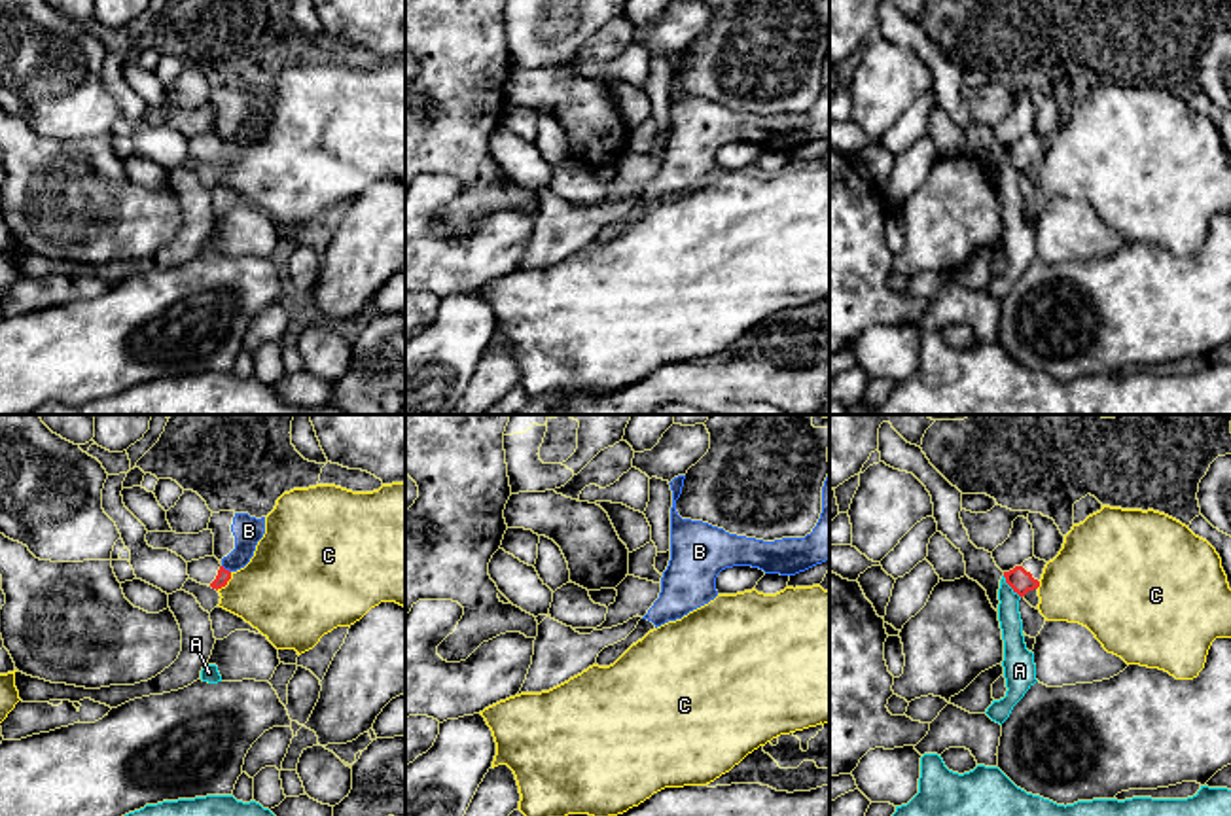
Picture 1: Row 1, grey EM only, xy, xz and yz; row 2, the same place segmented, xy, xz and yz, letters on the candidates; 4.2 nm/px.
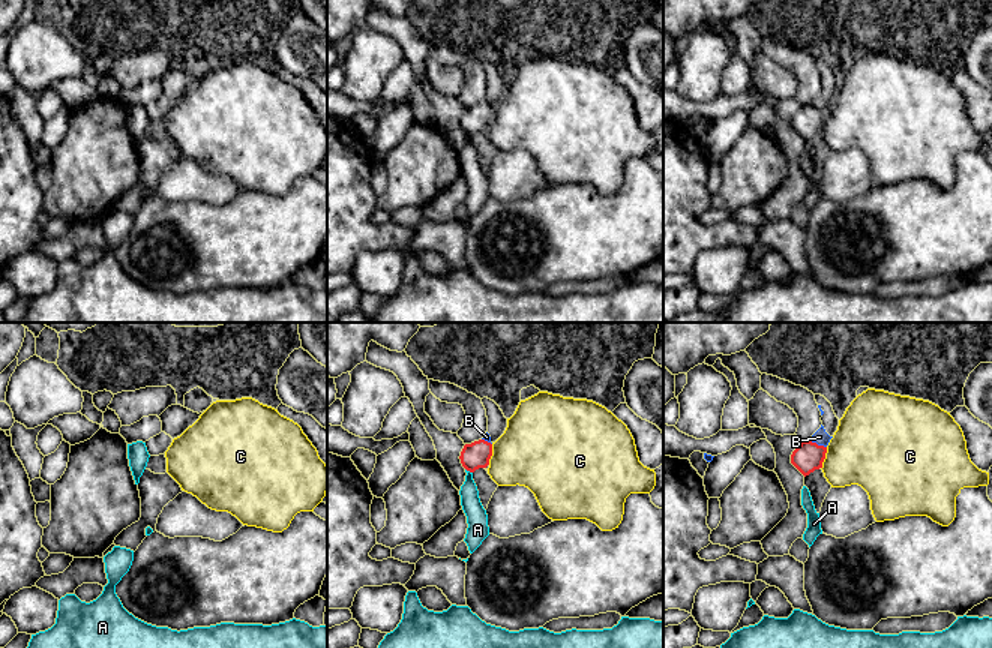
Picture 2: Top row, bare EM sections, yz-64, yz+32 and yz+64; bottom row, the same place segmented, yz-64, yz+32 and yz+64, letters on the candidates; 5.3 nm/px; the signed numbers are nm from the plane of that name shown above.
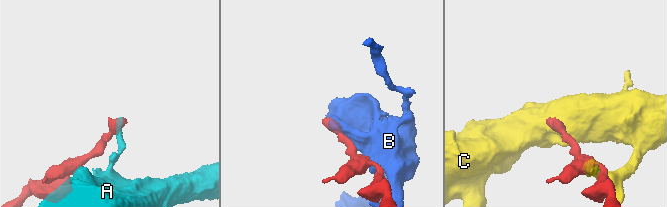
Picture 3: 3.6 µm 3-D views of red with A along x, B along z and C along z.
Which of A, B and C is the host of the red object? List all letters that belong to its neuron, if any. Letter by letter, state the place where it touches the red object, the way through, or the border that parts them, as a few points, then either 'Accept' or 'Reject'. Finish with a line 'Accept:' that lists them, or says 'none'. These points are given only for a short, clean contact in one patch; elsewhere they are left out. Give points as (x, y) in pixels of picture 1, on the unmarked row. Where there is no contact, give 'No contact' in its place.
A: Touches red at yz (1012, 163). Boundary: yz (1002, 152), (1021, 173). Reject
B: Touches red at xy (224, 144). Reject
C: Touches red at xy (226, 159). Reject
Accept: none

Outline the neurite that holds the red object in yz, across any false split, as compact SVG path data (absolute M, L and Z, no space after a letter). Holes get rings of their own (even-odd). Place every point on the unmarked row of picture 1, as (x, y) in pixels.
M1032 133L1025 136L1021 142L1004 148L1006 159L1013 165L1013 169L1017 169L1023 174L1028 167L1040 163L1045 140L1045 136Z

